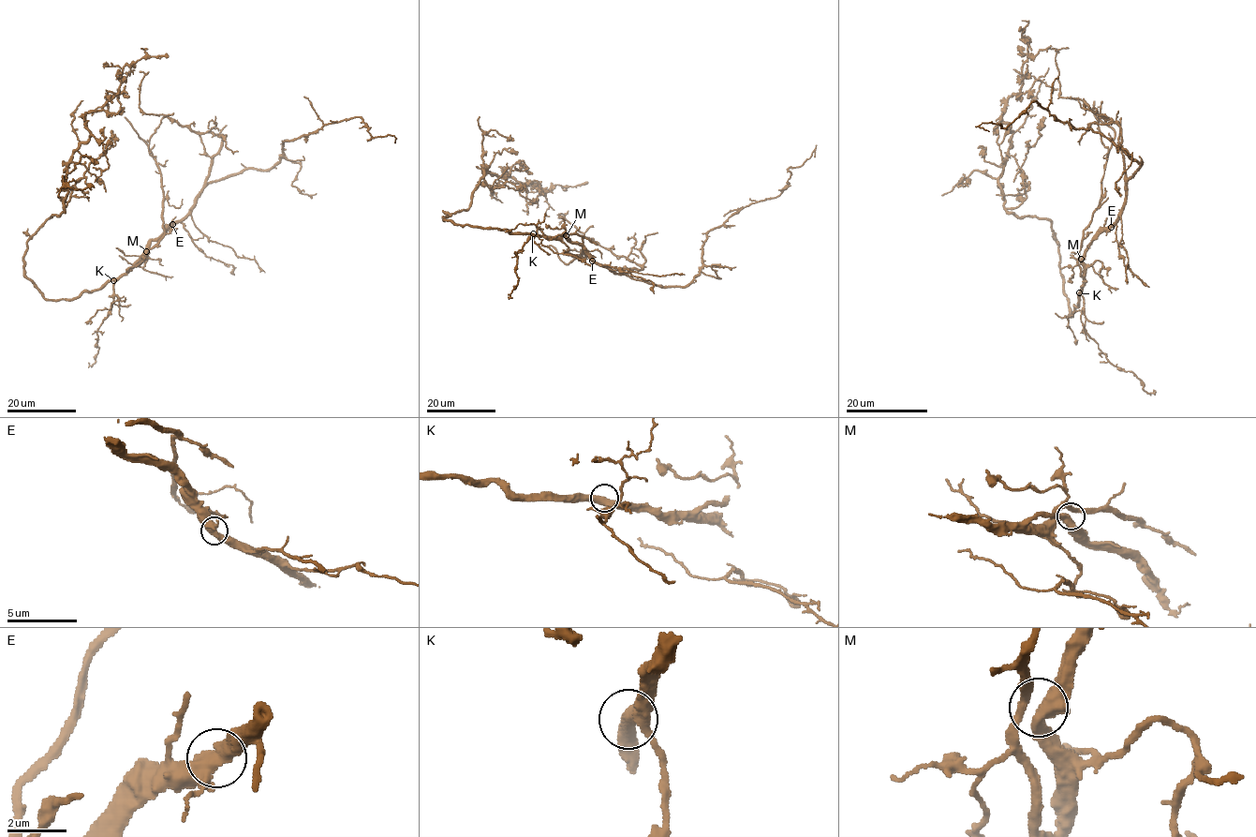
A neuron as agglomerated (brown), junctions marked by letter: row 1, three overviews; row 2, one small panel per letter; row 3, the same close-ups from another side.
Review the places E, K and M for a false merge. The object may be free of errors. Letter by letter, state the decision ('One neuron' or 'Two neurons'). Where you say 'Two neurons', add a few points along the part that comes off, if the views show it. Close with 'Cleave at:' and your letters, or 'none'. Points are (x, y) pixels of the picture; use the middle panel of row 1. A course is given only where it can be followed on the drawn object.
E: One neuron
K: One neuron
M: One neuron
Cleave at: none

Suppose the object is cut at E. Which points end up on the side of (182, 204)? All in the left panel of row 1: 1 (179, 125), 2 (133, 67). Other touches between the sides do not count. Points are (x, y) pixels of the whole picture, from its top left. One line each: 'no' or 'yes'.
1: no
2: yes

